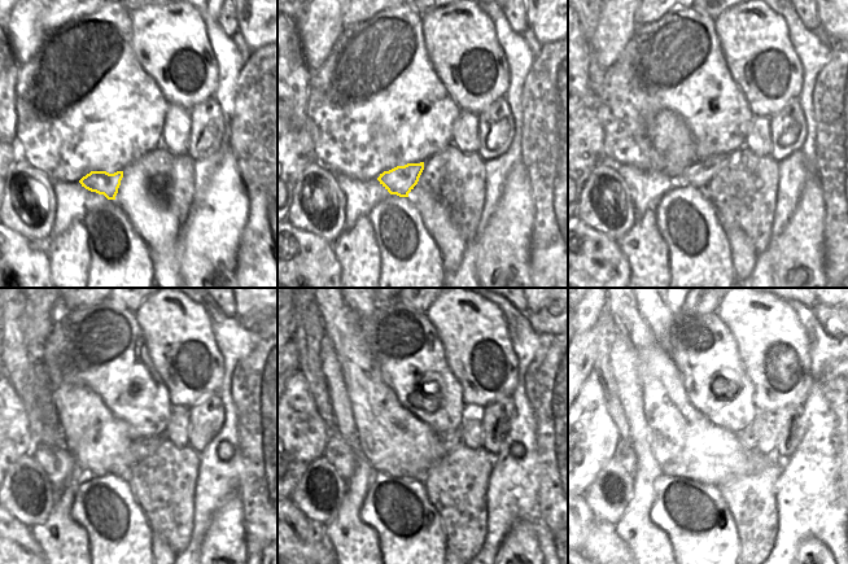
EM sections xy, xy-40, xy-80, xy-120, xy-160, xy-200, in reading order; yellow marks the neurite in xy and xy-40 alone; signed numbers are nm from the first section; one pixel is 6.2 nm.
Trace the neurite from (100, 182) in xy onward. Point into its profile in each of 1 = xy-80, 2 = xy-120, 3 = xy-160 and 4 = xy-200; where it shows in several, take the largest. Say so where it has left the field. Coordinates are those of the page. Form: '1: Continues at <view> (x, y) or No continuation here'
1: Continues at xy-80 (700, 173)
2: Continues at xy-120 (141, 447)
3: Continues at xy-160 (451, 440)
4: Continues at xy-200 (748, 437)

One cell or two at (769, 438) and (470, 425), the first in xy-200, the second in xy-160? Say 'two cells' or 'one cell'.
one cell

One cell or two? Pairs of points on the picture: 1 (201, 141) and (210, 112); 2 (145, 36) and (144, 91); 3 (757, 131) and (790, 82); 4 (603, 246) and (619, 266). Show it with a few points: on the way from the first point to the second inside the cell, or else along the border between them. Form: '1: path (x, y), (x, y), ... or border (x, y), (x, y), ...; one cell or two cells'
1: path (205, 134), (206, 119); one cell
2: border (130, 46), (135, 60), (164, 96); two cells
3: border (753, 116), (768, 117); two cells
4: path (604, 252), (613, 261); one cell

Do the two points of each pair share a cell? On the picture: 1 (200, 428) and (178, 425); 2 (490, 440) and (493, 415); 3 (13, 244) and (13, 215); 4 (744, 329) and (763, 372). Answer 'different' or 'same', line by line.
1: different
2: same
3: different
4: same

